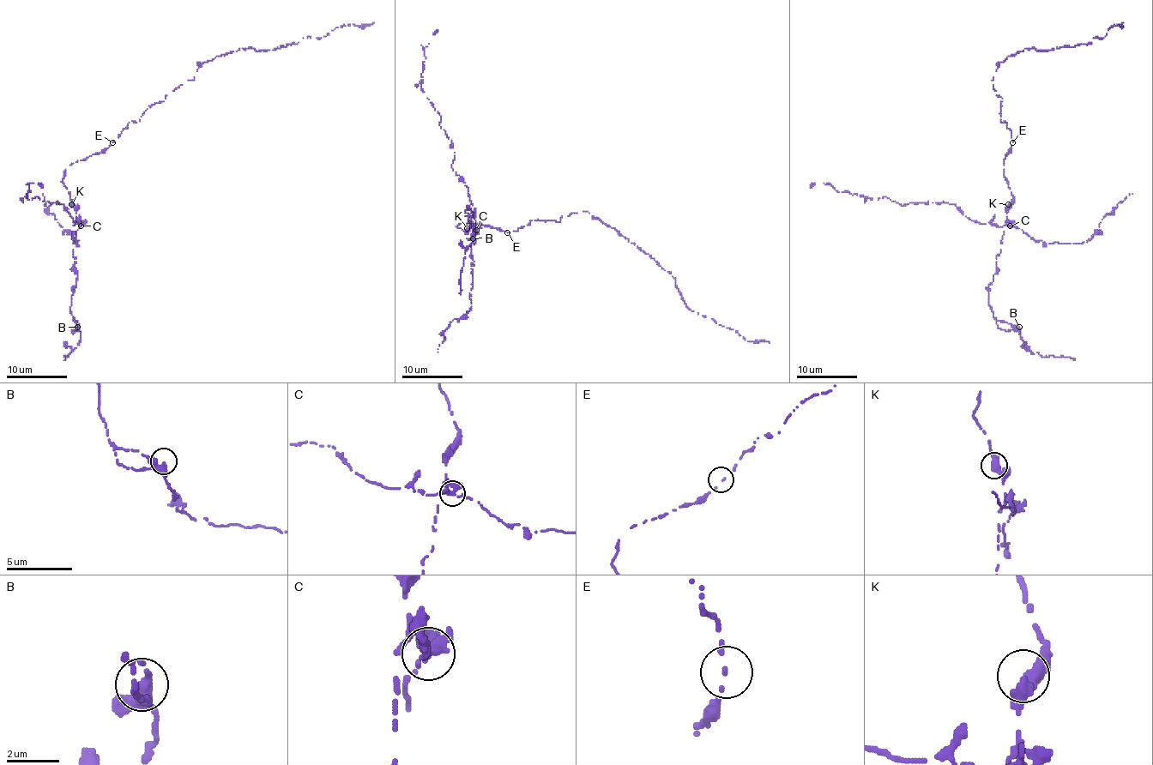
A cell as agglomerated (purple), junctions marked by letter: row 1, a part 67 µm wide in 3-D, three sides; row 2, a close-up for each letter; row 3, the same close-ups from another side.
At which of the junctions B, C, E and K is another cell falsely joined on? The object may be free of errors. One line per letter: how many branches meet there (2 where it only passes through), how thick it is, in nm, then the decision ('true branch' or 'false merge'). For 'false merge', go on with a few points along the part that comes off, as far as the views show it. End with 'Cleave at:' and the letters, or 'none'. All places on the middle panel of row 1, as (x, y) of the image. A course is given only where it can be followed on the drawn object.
B: 4 branches meet; 360 nm thick; true branch
C: 4 branches meet; 360 nm thick; false merge; foreign part runs (475, 229), (467, 189), (451, 167), (453, 143), (421, 87), (424, 48), (437, 30)
E: 2 branches meet; 110 nm thick; true branch
K: 2 branches meet; 360 nm thick; true branch
Cleave at: C

